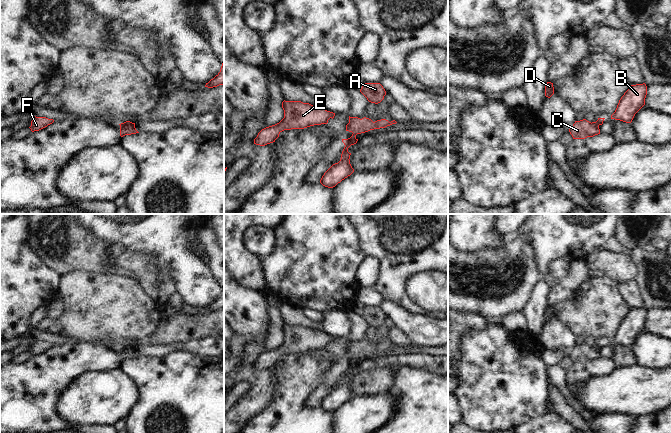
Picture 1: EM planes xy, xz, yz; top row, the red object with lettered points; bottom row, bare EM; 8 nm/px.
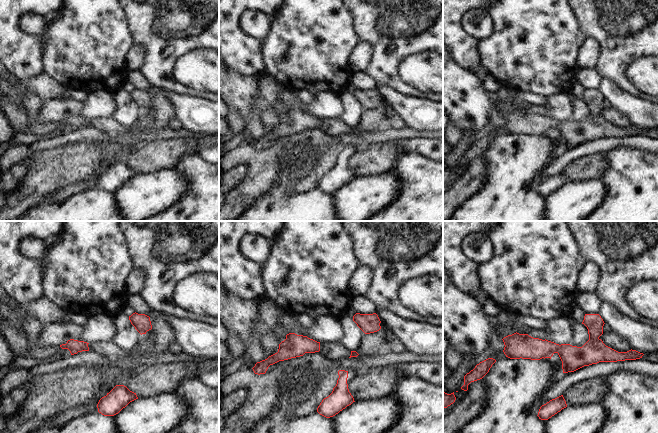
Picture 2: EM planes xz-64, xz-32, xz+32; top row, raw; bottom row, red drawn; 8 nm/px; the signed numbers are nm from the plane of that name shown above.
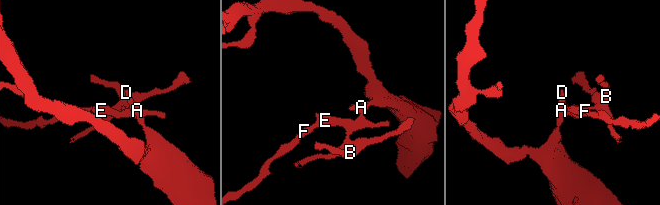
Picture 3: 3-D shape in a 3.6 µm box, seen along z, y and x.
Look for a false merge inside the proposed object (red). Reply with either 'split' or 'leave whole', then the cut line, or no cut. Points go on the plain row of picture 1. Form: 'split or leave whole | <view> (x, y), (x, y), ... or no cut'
split | xz (350, 361), (355, 363)

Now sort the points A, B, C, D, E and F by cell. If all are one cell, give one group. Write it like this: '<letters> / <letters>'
A C D E F / B

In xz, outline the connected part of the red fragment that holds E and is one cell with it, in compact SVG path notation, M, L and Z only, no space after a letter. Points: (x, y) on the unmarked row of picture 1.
M283 325L284 342L277 348L262 353L254 363L254 368L265 370L275 366L284 354L304 353L314 349L327 348L335 337L322 331L301 325Z

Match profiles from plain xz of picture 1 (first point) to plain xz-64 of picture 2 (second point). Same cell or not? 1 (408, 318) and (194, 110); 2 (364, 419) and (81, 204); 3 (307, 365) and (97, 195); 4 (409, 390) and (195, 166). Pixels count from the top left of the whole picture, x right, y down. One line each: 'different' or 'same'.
1: same
2: different
3: same
4: same

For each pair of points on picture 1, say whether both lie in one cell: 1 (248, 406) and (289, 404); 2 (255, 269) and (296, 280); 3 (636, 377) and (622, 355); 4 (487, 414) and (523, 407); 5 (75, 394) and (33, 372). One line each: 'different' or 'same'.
1: different
2: different
3: different
4: same
5: different

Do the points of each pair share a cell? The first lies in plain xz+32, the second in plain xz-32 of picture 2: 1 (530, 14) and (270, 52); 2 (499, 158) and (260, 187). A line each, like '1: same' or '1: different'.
1: same
2: different

